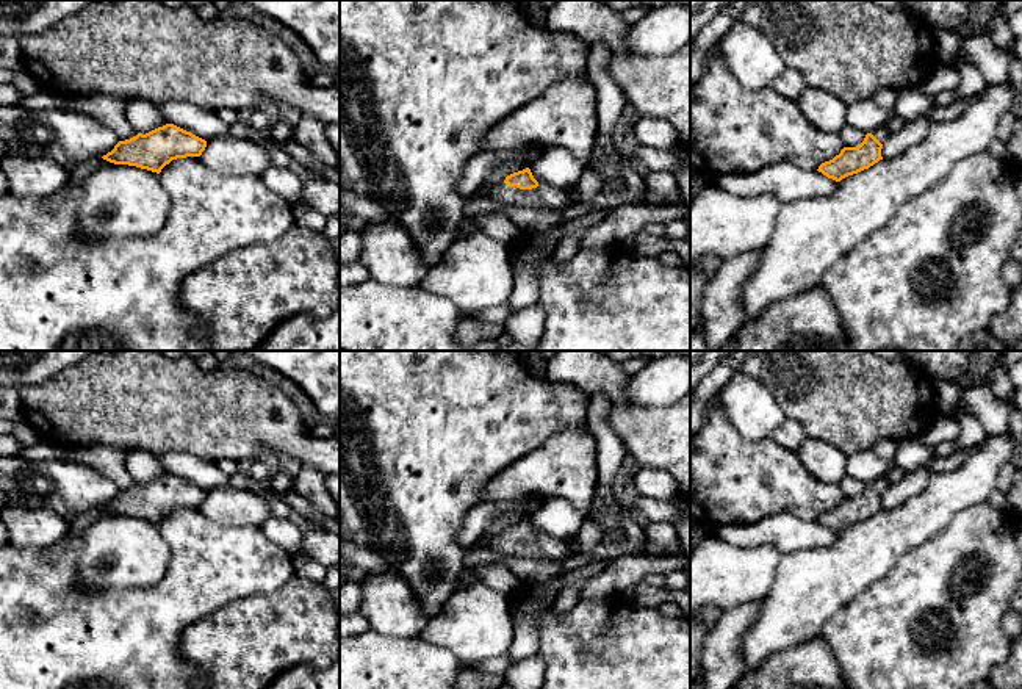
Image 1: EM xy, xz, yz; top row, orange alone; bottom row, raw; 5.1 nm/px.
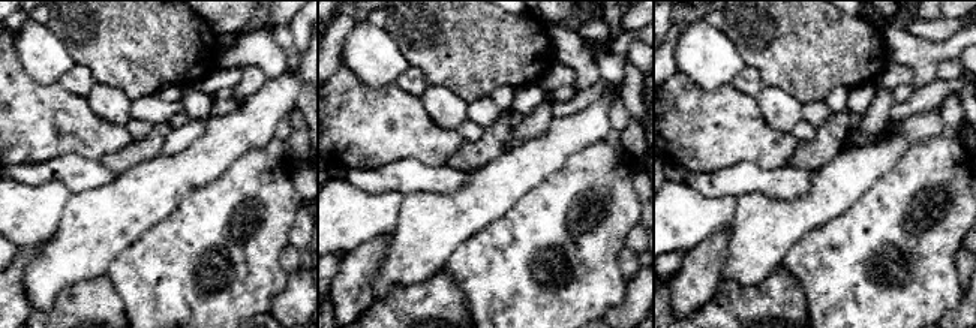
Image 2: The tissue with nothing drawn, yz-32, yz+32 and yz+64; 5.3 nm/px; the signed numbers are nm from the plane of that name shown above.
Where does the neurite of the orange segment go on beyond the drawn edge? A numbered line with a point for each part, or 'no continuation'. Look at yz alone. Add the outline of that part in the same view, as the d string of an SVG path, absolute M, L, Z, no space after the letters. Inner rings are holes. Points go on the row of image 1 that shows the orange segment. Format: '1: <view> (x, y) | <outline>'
1: yz (881, 133) | M887 124L878 127L872 135L883 144L891 135Z

